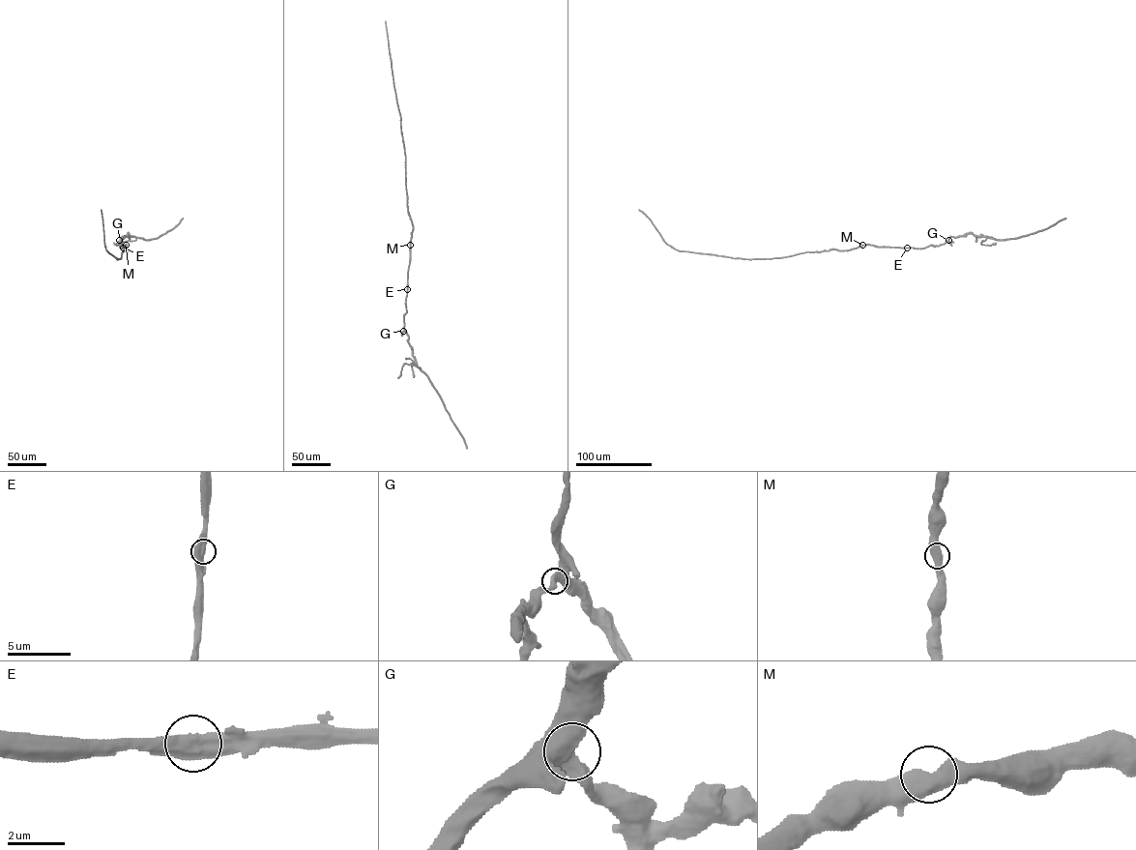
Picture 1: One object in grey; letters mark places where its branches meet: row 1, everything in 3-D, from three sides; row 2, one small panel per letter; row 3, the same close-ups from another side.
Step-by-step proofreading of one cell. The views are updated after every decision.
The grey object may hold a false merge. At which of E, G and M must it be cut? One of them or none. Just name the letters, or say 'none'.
none

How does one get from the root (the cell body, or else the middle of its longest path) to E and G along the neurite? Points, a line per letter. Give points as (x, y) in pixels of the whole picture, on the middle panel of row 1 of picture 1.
E: (411, 239), (407, 289)
G: (411, 239), (403, 331)

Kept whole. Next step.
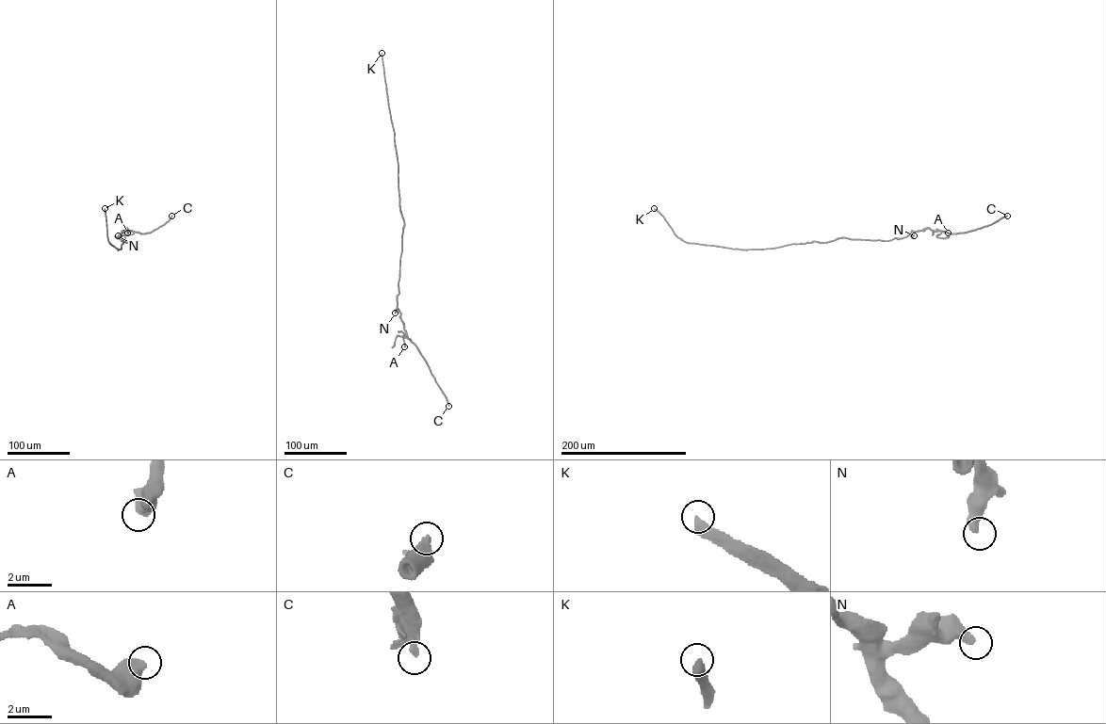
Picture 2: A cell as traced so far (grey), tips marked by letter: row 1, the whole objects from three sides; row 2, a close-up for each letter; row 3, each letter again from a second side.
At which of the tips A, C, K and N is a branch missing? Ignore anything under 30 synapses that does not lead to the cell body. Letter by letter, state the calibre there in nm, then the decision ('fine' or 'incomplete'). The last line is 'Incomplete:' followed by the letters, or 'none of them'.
A: calibre 600 nm; fine
C: calibre 240 nm; fine
K: calibre 440 nm; incomplete
N: calibre 440 nm; fine
Incomplete: K

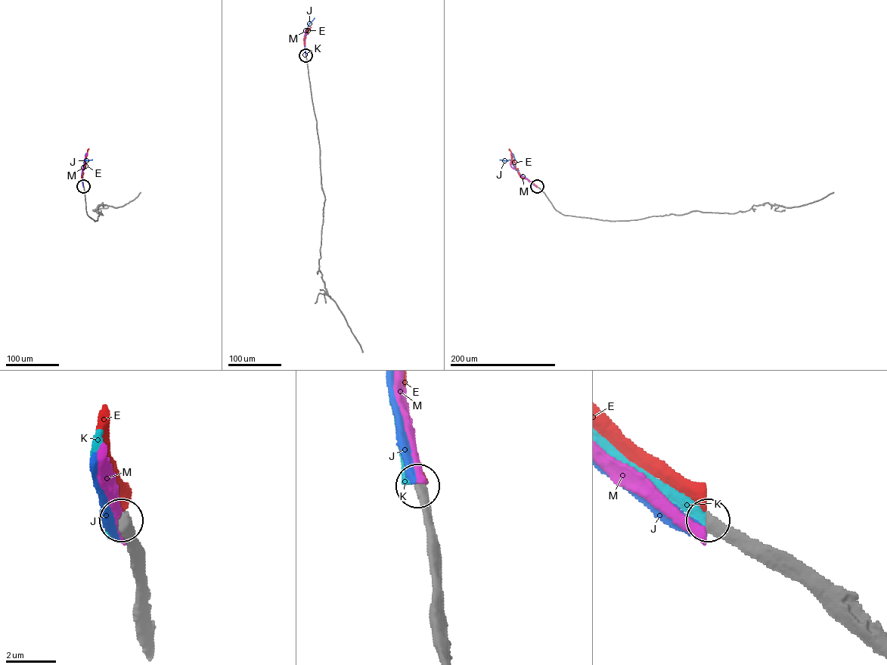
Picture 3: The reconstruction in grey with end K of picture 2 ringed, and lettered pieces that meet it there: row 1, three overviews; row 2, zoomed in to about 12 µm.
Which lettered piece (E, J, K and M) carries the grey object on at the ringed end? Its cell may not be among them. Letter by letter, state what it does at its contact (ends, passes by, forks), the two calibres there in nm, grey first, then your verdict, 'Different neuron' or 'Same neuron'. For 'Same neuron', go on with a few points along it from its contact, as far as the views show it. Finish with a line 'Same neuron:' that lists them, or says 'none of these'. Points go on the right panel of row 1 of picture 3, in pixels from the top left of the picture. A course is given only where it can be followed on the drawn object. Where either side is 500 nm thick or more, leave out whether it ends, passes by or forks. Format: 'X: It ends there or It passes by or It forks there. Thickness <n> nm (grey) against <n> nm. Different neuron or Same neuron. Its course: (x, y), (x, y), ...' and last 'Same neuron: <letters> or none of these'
E: It ends there. Thickness 440 nm (grey) against 440 nm. Different neuron
J: It ends there. Thickness 480 nm (grey) against 440 nm. Different neuron
K: Thickness 480 nm (grey) against 550 nm. Different neuron
M: It ends there. Thickness 480 nm (grey) against 440 nm. Different neuron
Same neuron: none of these

